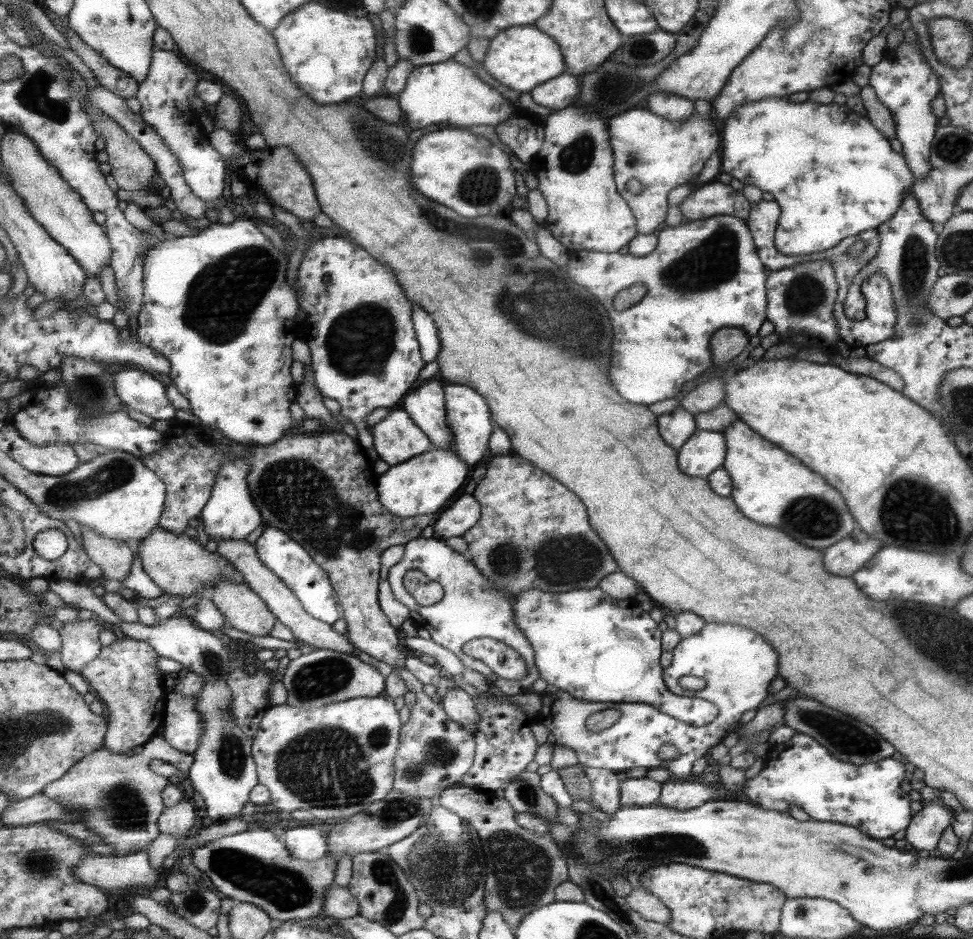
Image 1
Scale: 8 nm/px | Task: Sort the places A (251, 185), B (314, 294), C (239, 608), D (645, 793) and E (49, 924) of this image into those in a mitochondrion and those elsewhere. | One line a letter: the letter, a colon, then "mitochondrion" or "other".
A: other
B: other
C: other
D: other
E: other

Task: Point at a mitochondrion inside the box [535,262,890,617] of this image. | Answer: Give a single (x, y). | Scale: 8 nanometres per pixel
(809, 517)

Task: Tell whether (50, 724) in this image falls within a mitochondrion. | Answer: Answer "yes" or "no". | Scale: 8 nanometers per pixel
yes

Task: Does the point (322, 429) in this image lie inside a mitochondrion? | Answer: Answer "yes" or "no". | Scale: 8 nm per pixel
no

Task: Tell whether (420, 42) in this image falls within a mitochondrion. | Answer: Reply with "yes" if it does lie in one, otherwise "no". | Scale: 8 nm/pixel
yes

